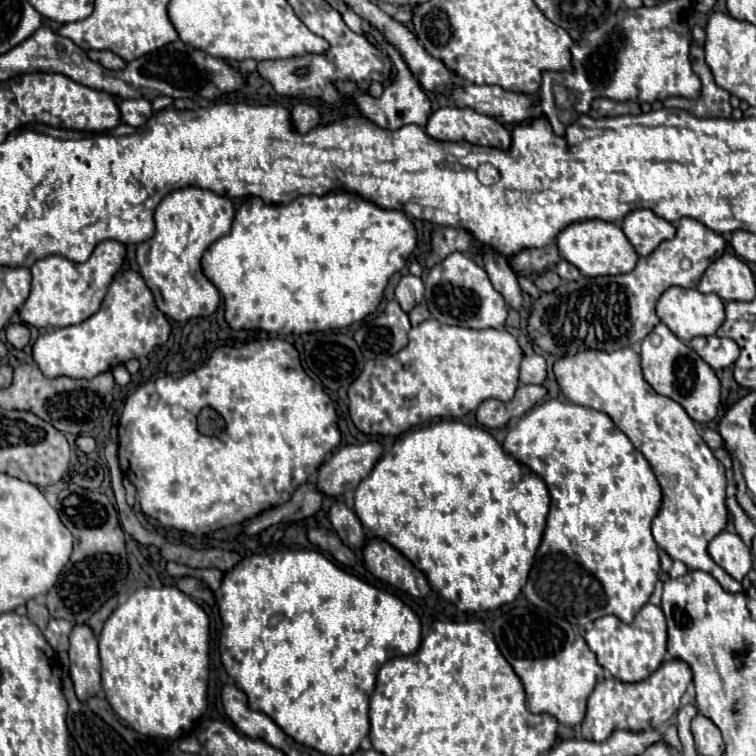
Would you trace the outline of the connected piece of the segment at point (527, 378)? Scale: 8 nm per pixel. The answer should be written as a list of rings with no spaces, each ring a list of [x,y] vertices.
[[[538,354],[524,356],[521,361],[521,373],[519,373],[519,381],[525,385],[541,385],[545,381],[545,359]]]

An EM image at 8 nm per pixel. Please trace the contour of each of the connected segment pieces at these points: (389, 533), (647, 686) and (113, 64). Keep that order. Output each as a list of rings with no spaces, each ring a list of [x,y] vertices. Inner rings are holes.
[[[435,421],[435,423],[427,425],[427,427],[417,427],[417,429],[411,429],[411,431],[403,433],[395,441],[391,451],[381,455],[381,459],[375,463],[369,477],[365,477],[359,483],[359,487],[355,489],[355,507],[353,507],[353,511],[357,513],[357,517],[361,519],[365,531],[371,537],[383,539],[389,545],[393,545],[417,569],[427,575],[427,581],[433,587],[433,591],[437,591],[445,601],[455,603],[457,609],[461,609],[461,611],[489,611],[489,609],[497,609],[497,607],[501,607],[505,603],[515,601],[521,587],[525,585],[525,581],[529,577],[529,569],[533,565],[535,551],[537,551],[537,547],[541,543],[541,537],[543,537],[545,519],[547,519],[547,513],[549,513],[549,491],[547,491],[545,483],[537,475],[533,475],[525,465],[521,465],[511,455],[507,455],[503,451],[503,447],[485,429],[465,425],[461,421]]]
[[[681,659],[665,661],[653,675],[639,683],[623,683],[617,677],[607,677],[593,689],[587,703],[587,717],[581,725],[583,739],[605,741],[615,729],[645,731],[659,729],[681,707],[681,697],[693,681],[691,667]]]
[[[87,51],[87,57],[91,59],[91,61],[97,61],[97,63],[101,63],[103,67],[107,67],[107,69],[123,69],[123,65],[125,65],[125,61],[119,57],[119,55],[115,55],[115,53],[111,53],[111,51]]]

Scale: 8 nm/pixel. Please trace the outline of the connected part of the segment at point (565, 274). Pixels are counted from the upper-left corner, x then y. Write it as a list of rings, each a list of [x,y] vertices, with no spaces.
[[[559,261],[559,265],[557,265],[557,273],[559,273],[559,277],[563,279],[563,281],[579,281],[581,279],[581,273],[579,273],[579,269],[575,269],[571,263],[567,263],[567,261]]]

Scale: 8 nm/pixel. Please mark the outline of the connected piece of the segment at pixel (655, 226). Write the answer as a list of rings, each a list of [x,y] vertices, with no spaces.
[[[649,209],[631,211],[623,219],[621,229],[627,235],[627,239],[631,241],[631,245],[635,247],[637,255],[641,255],[641,257],[647,257],[661,241],[675,237],[675,227],[669,221],[657,217]]]

